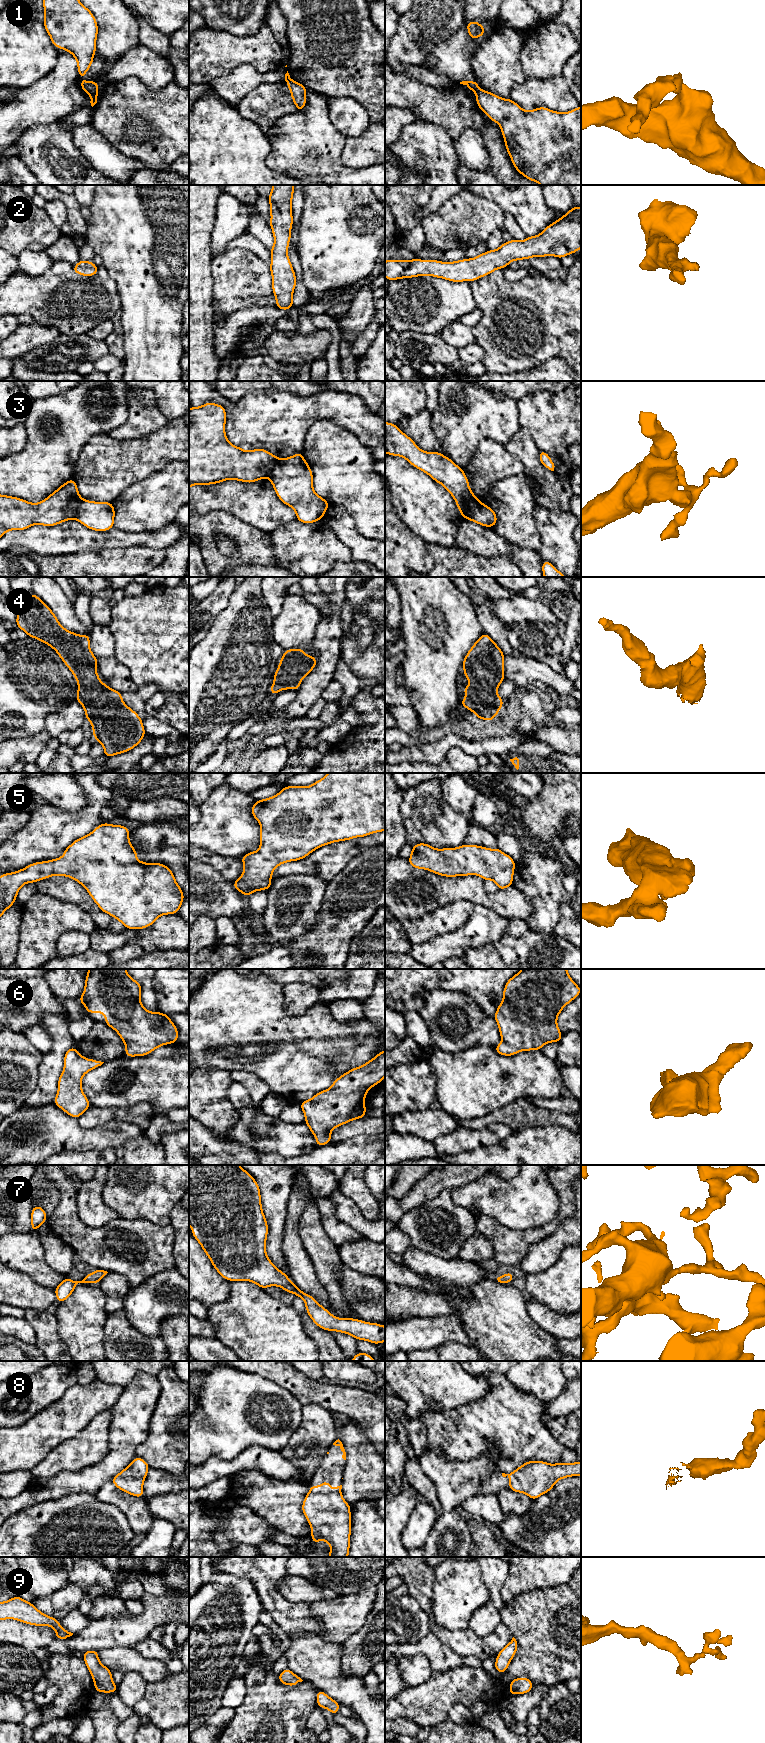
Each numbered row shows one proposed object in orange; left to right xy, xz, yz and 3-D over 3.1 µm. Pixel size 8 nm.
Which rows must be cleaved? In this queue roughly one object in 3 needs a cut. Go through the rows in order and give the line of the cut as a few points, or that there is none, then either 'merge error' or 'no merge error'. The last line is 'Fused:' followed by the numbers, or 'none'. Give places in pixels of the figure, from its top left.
1: xy (96, 91), (90, 95) | merge error
2: no cut | no merge error
3: yz (479, 501), (463, 517) | merge error
4: no cut | no merge error
5: no cut | no merge error
6: no cut | no merge error
7: no cut | no merge error
8: no cut | no merge error
9: no cut | no merge error
Fused: 1, 3

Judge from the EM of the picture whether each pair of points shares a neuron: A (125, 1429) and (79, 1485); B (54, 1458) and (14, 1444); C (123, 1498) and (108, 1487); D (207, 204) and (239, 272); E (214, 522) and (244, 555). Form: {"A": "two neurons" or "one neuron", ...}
{"A": "one neuron", "B": "two neurons", "C": "one neuron", "D": "two neurons", "E": "one neuron"}

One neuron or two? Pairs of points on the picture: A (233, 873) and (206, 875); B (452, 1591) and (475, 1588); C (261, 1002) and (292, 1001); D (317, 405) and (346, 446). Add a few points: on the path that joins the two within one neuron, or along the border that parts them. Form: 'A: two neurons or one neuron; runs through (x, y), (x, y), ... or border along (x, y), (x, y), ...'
A: two neurons; border along (200, 861), (210, 864), (231, 882)
B: one neuron; runs through (458, 1591), (469, 1590)
C: two neurons; border along (283, 985), (286, 1011), (289, 1014), (304, 1013)
D: two neurons; border along (347, 429), (328, 419), (318, 419), (306, 431)

